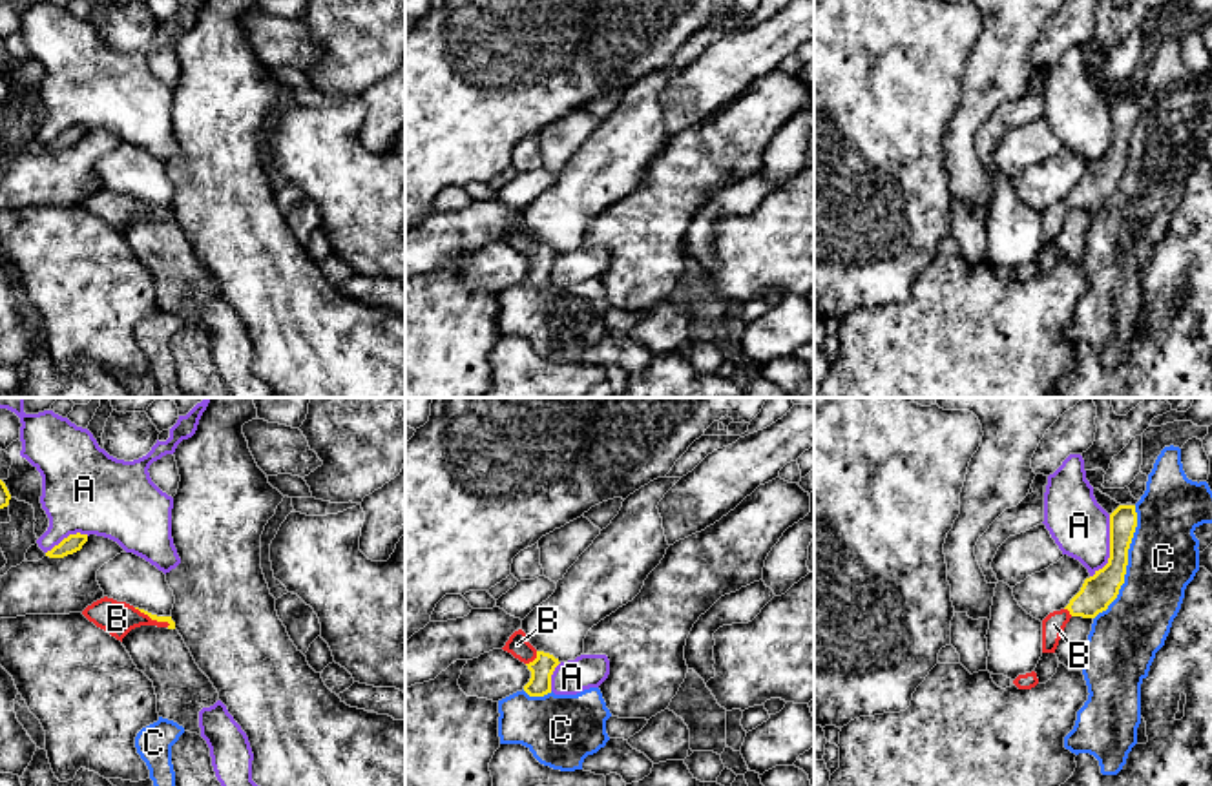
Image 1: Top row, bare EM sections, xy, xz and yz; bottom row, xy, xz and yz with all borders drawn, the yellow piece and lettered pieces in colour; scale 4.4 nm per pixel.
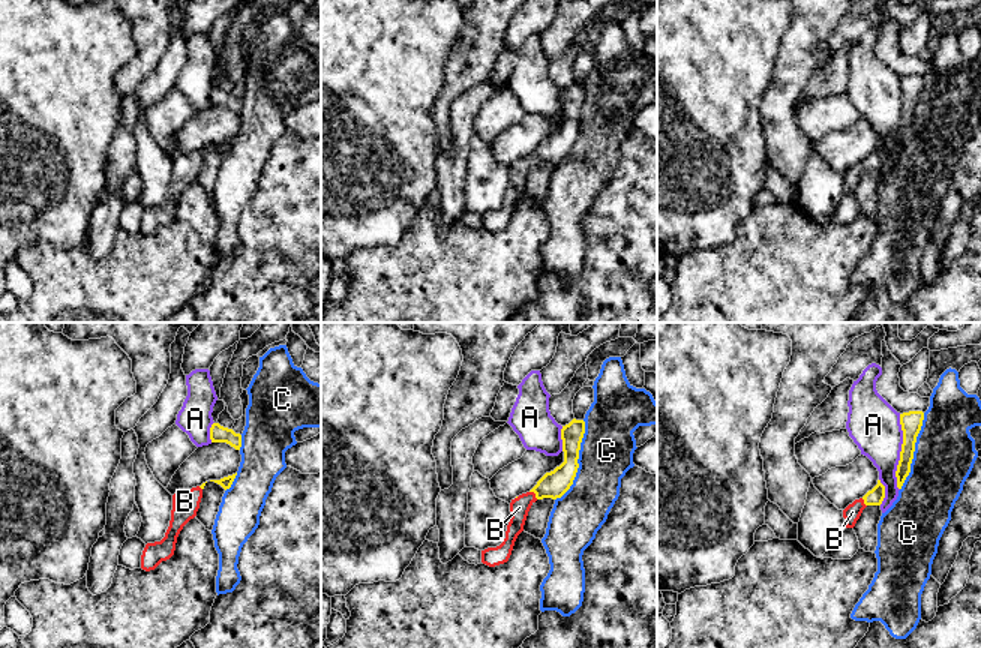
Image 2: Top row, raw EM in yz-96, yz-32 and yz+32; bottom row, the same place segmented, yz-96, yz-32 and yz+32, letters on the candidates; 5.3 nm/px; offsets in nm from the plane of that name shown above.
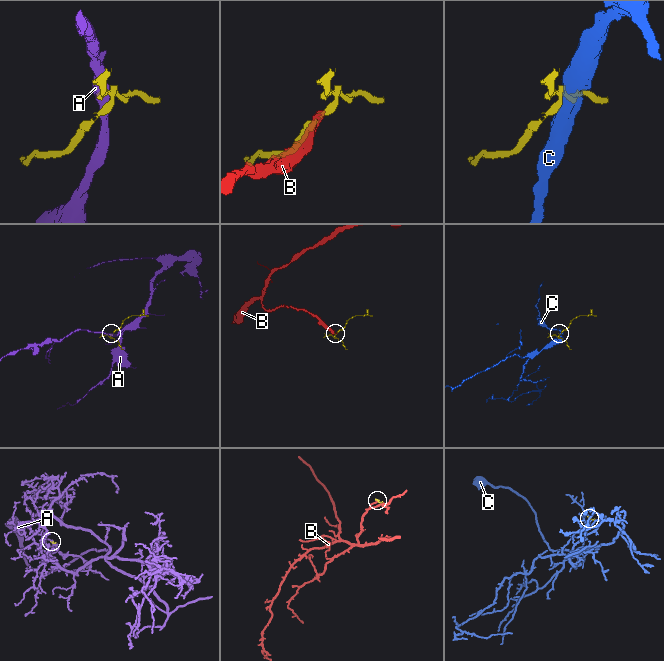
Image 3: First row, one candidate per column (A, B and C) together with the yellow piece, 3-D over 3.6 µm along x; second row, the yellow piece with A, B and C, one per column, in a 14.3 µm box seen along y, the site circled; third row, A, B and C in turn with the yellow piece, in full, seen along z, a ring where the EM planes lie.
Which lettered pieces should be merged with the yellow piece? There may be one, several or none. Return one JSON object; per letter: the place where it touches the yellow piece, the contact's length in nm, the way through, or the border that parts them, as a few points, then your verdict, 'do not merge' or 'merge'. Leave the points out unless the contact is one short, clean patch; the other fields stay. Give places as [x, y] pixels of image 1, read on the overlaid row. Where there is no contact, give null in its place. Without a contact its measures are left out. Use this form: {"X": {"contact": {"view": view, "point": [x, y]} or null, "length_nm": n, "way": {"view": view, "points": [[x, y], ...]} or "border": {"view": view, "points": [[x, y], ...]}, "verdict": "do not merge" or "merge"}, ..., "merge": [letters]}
{"A": {"contact": {"view": "yz", "point": [1110, 548]}, "length_nm": 300, "verdict": "do not merge"}, "B": {"contact": {"view": "xy", "point": [152, 619]}, "length_nm": 180, "way": {"view": "xy", "points": [[154, 617], [152, 619], [117, 619]]}, "verdict": "merge"}, "C": {"contact": {"view": "yz", "point": [1127, 564]}, "length_nm": 550, "verdict": "do not merge"}, "merge": ["B"]}

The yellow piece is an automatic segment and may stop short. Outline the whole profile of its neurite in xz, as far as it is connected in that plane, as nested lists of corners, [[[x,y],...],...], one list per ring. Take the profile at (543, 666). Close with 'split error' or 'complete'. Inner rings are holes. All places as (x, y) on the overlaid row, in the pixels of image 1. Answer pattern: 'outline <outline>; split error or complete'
outline [[[522,629],[515,631],[502,649],[524,662],[531,671],[531,678],[524,686],[524,691],[529,697],[544,697],[551,693],[551,675],[560,664],[559,658],[549,653],[537,651],[528,642],[528,635]]]; split error

